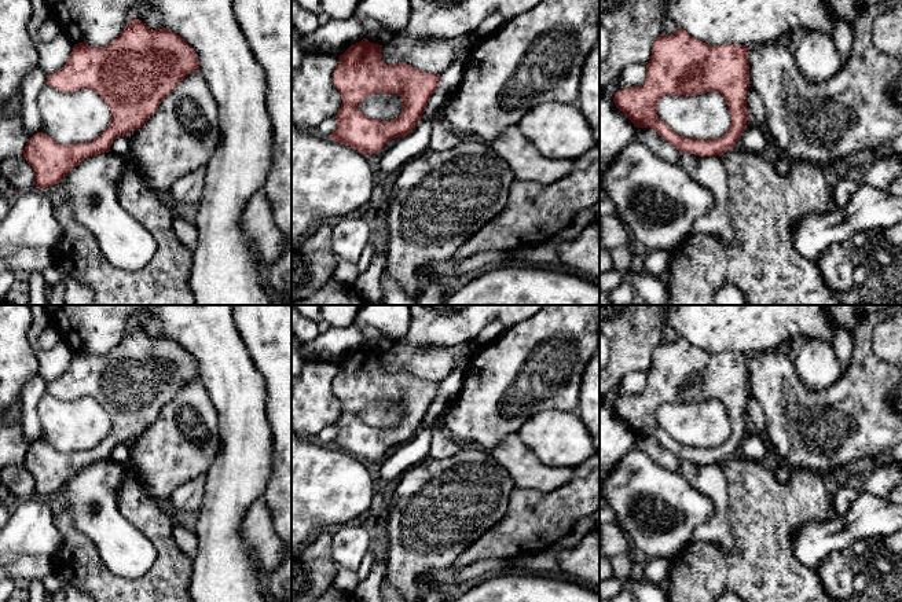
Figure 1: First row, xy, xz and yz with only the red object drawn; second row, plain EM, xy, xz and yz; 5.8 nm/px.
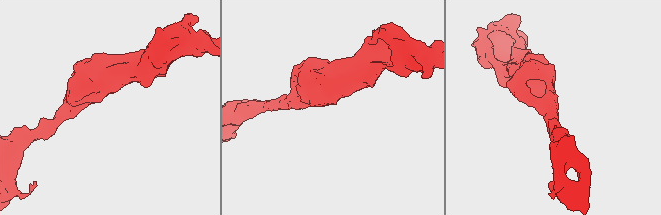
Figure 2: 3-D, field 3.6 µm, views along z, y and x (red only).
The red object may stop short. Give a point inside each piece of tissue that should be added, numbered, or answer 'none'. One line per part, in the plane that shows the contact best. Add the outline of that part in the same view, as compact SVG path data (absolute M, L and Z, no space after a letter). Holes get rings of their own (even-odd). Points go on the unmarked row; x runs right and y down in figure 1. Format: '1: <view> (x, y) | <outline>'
none

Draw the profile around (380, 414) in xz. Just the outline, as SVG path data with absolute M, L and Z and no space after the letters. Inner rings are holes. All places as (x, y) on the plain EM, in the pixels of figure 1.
M375 401L367 404L359 416L373 427L390 429L400 423L403 410L397 401Z

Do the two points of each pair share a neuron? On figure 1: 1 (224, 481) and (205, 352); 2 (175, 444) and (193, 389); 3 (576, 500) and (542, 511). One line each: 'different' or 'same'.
1: same
2: same
3: same

